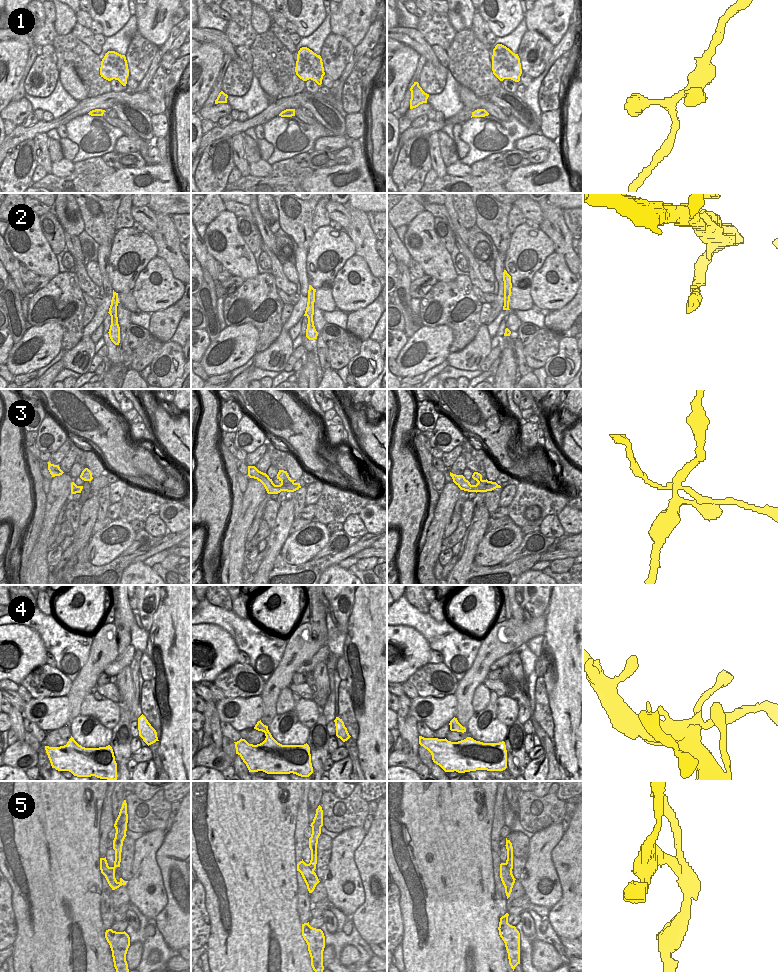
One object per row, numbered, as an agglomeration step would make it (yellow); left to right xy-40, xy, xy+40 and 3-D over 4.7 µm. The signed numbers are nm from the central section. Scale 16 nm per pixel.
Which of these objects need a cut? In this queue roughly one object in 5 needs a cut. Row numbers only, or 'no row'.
3

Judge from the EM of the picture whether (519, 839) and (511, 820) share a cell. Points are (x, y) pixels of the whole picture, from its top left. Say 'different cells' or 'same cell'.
different cells

